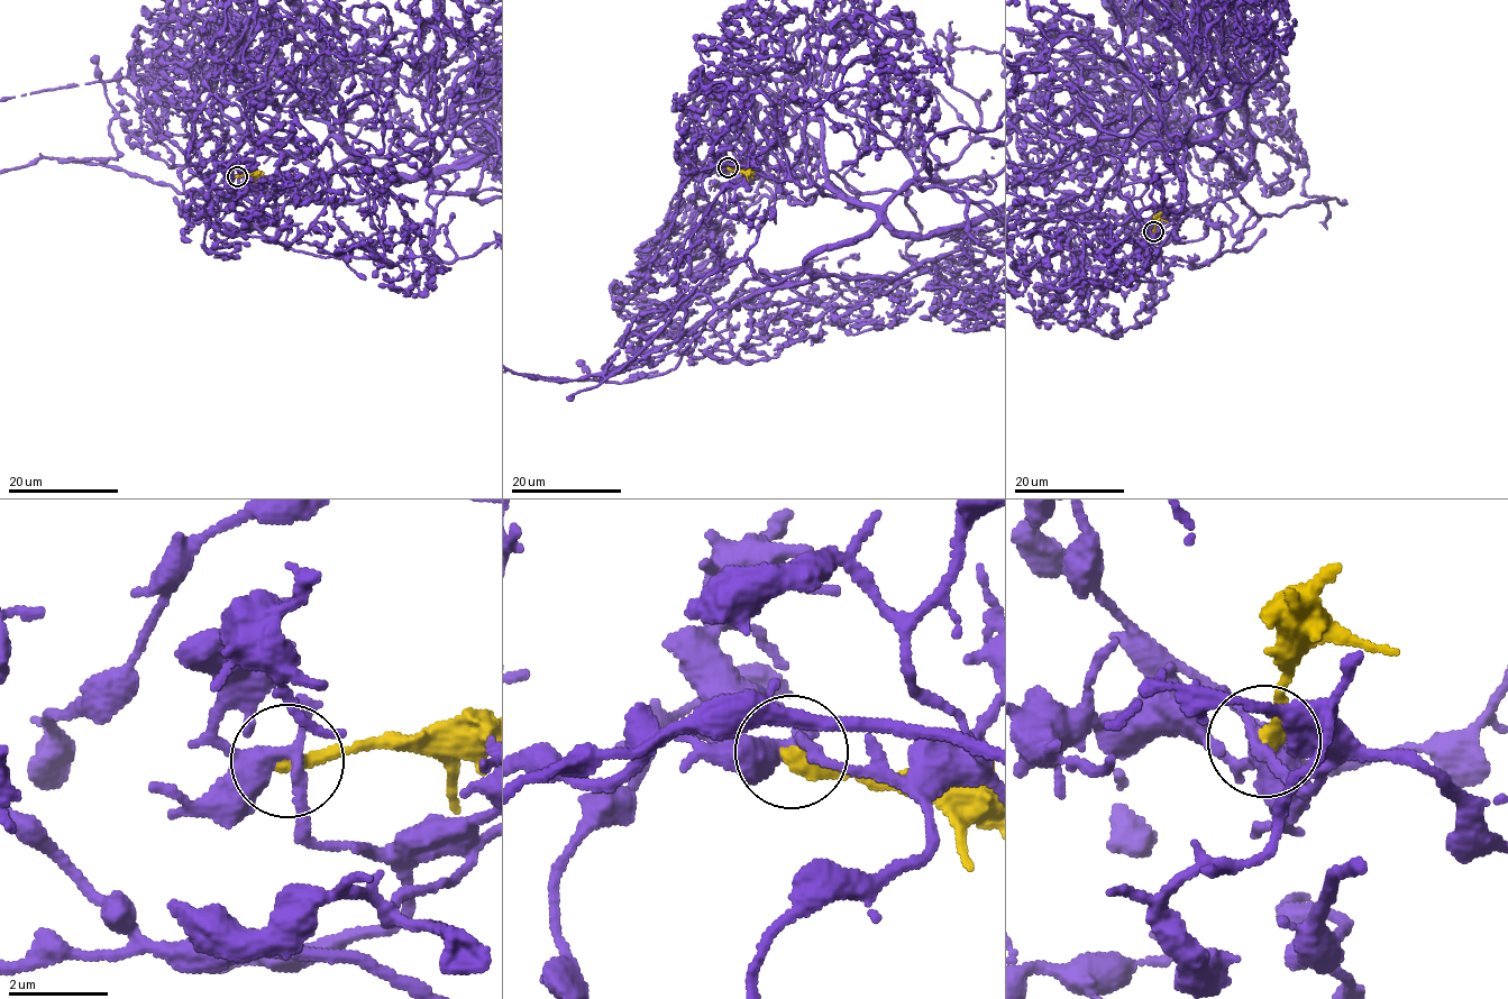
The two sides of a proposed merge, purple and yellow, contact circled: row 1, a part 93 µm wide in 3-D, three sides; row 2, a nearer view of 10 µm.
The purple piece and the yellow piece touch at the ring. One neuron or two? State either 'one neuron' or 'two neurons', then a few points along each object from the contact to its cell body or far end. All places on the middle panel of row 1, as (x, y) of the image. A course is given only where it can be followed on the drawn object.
two neurons | purple via (729, 168), (723, 205), (755, 227), (791, 177), (922, 236) | yellow via (729, 168), (748, 172), (752, 177)

